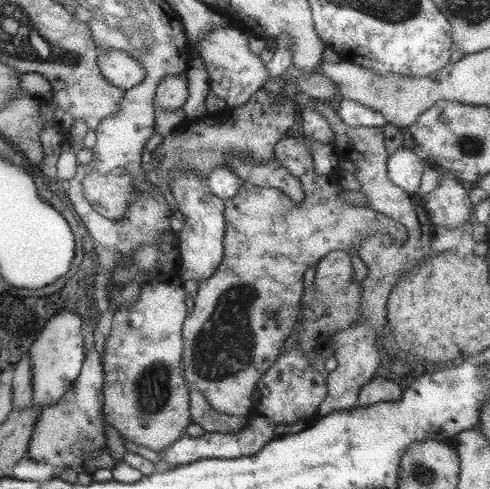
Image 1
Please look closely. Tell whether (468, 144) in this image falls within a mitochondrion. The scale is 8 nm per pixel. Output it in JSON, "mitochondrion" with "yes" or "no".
{"mitochondrion":"yes"}

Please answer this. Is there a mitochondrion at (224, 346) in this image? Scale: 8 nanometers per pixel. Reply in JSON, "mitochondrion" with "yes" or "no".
{"mitochondrion":"yes"}

